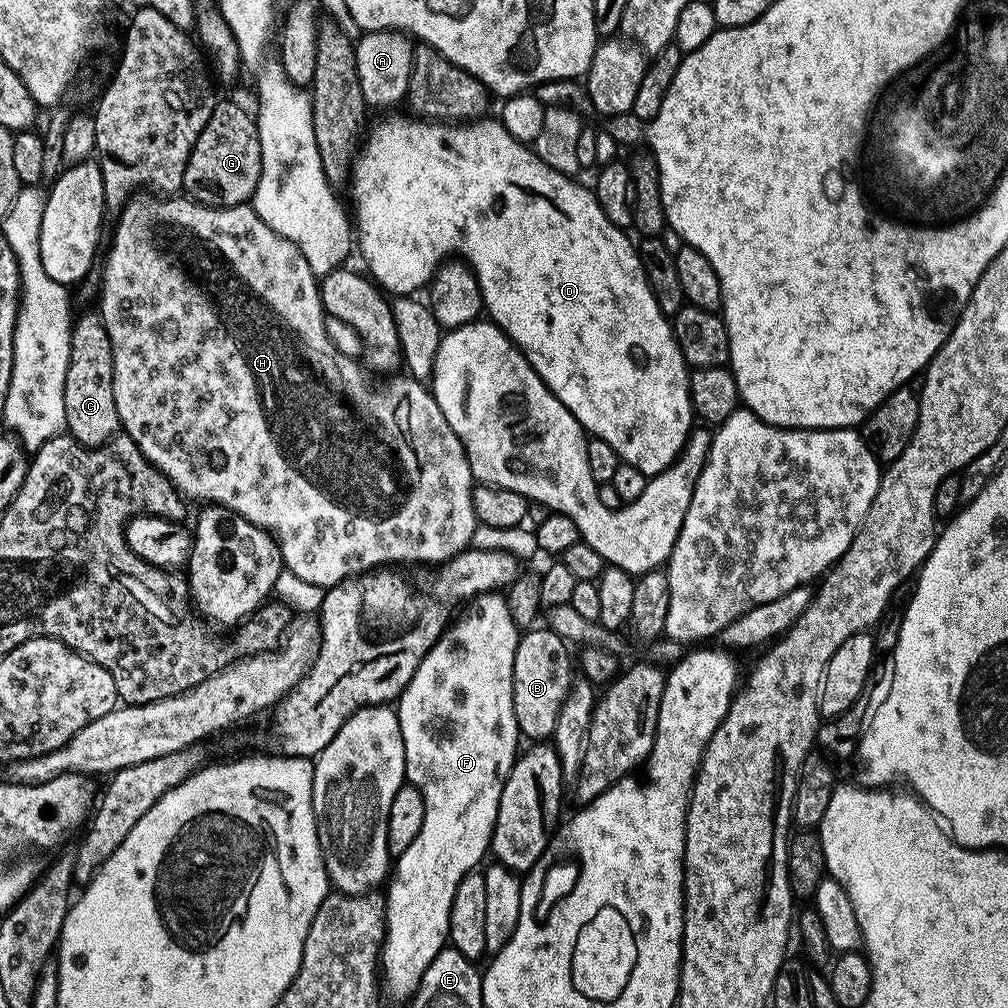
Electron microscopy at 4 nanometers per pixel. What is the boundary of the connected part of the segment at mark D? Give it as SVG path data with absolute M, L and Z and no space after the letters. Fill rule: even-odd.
M388 116L373 126L368 141L365 144L363 141L362 147L355 153L350 164L352 208L356 211L354 240L358 245L358 252L360 248L360 256L364 259L365 266L369 268L367 271L385 293L393 297L411 297L419 293L420 287L423 289L431 281L437 268L449 258L455 257L452 256L455 252L465 256L460 258L466 261L467 267L476 275L487 319L497 324L512 339L513 344L527 355L533 370L544 379L545 386L560 399L566 410L570 410L570 414L574 414L574 418L589 437L597 436L602 438L602 442L610 442L610 446L614 446L623 463L637 467L648 478L654 477L670 467L684 449L688 433L694 428L694 413L688 393L690 365L684 361L682 350L676 345L676 336L672 332L669 317L662 314L650 290L650 282L642 270L637 245L634 240L632 244L625 229L614 226L614 222L606 218L591 187L583 188L578 182L579 179L546 166L546 162L538 158L535 150L514 138L499 119L480 119L484 118L473 119L467 126L449 126L447 123L427 124L424 120L411 120L408 116Z

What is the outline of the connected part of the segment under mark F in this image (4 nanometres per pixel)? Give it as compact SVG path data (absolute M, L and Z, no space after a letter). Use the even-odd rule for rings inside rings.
M488 590L477 595L469 604L472 605L453 624L451 621L445 627L442 635L424 655L418 670L414 670L414 678L410 678L410 682L404 687L404 693L398 698L400 708L395 709L396 716L400 720L404 743L404 778L422 794L424 817L422 830L418 830L418 838L414 838L414 842L410 842L410 846L395 861L394 875L391 877L392 885L389 886L388 892L386 891L386 947L382 952L382 988L383 991L385 988L392 996L411 997L415 993L417 984L420 983L420 976L426 970L426 966L430 966L432 959L449 943L450 906L454 902L454 894L466 873L477 871L481 867L480 859L483 858L484 852L486 856L489 851L492 842L492 827L496 824L498 814L498 802L502 798L502 786L510 774L512 763L516 760L518 749L521 747L522 733L514 714L514 698L512 697L514 666L508 664L508 656L516 656L522 635L521 629L510 614L507 599L501 593L499 596L496 590Z

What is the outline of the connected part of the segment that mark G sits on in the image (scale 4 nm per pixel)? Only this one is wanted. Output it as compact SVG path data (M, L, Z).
M217 103L206 126L198 134L190 150L184 171L187 199L210 208L229 208L234 204L248 204L256 195L260 181L260 145L262 132L254 121L253 113L237 104Z

